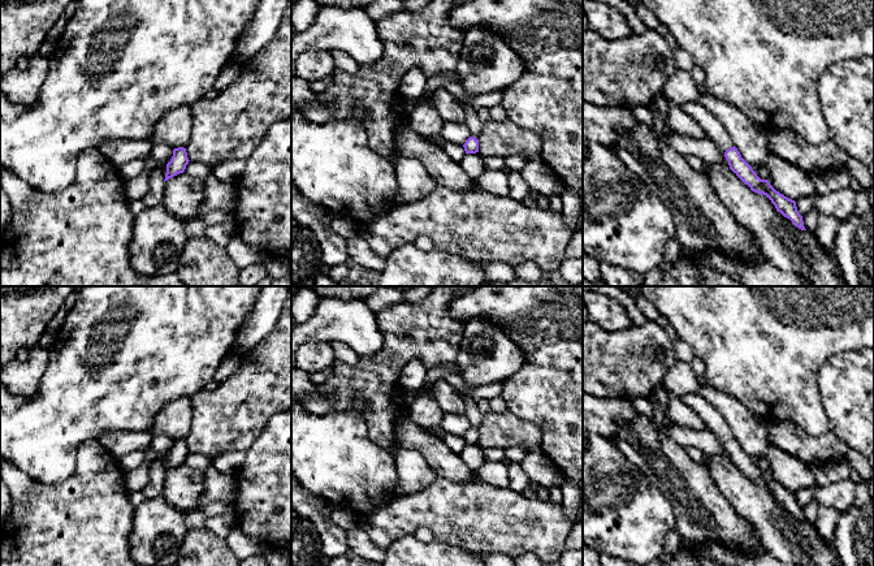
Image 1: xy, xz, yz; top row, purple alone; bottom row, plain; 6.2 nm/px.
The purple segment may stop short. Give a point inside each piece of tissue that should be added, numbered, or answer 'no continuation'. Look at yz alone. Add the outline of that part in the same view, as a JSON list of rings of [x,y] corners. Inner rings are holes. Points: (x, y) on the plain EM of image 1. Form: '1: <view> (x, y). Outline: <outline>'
1: yz (713, 420). Outline: [[[702,393],[685,394],[680,399],[700,416],[705,427],[718,437],[723,448],[728,440],[734,438],[724,418],[706,402]]]

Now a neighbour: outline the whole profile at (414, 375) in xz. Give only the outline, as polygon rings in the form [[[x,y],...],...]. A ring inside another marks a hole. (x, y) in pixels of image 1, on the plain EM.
[[[411,359],[406,364],[401,375],[401,380],[399,380],[401,388],[408,388],[410,390],[421,389],[425,381],[427,372],[428,368],[421,360]]]

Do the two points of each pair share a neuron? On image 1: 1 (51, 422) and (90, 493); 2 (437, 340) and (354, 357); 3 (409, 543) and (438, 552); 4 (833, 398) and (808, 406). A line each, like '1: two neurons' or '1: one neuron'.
1: two neurons
2: two neurons
3: one neuron
4: two neurons

